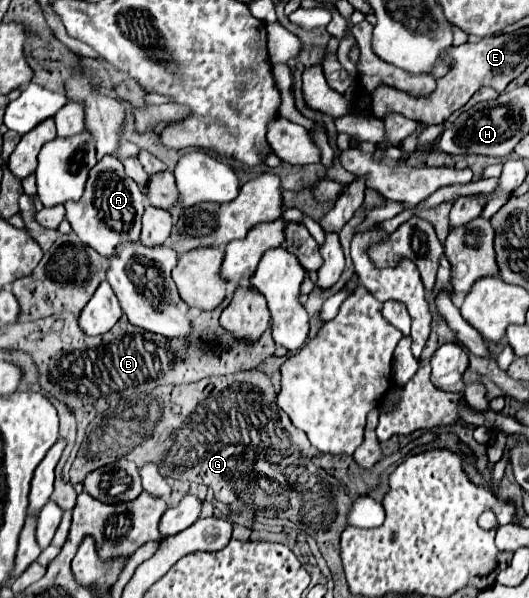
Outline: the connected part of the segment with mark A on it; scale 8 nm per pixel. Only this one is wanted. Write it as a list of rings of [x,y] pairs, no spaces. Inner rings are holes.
[[[113,155],[113,157],[103,157],[97,161],[97,165],[91,169],[85,193],[81,201],[67,201],[67,221],[75,229],[77,237],[93,247],[97,253],[103,257],[111,257],[115,253],[115,247],[121,241],[137,241],[141,233],[141,215],[145,209],[145,195],[141,187],[125,175],[123,163]]]

